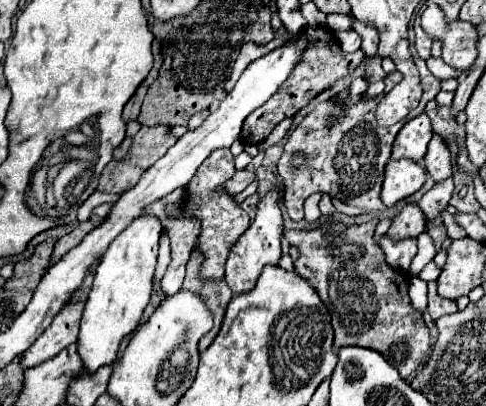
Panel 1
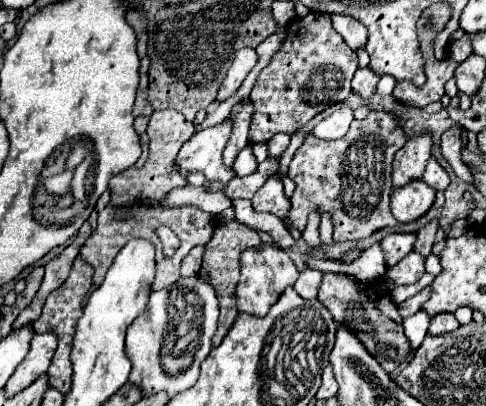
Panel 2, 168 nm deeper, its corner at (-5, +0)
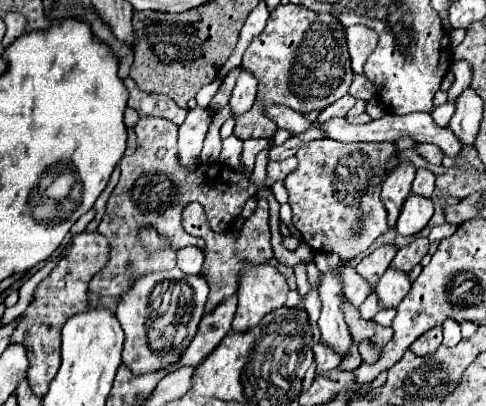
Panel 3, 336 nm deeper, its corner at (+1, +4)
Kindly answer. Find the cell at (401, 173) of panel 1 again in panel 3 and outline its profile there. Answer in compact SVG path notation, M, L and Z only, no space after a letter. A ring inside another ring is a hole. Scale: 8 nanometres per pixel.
M410 195L406 199L406 205L402 207L400 217L398 217L396 231L400 235L404 235L404 237L416 235L416 233L420 233L428 225L432 213L434 213L434 203L432 201L426 201L424 197Z

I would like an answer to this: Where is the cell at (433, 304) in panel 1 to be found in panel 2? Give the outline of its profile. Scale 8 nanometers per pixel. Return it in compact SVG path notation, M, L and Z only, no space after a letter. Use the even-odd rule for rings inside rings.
M438 313L430 319L430 329L428 333L430 335L436 335L436 333L448 333L452 329L456 329L460 323L458 319L454 317L454 313Z

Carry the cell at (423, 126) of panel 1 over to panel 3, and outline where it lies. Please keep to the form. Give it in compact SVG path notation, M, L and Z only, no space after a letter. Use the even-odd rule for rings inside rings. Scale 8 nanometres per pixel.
M400 163L394 173L390 173L388 179L382 183L382 203L388 211L388 225L390 229L396 227L396 219L400 215L400 209L410 195L410 185L414 181L416 169L410 163Z

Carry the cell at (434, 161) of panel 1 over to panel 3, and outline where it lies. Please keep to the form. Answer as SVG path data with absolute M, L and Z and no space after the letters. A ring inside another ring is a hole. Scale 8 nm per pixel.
M418 169L416 171L416 179L412 183L412 193L430 199L432 197L432 191L434 191L434 179L436 177L428 169Z

